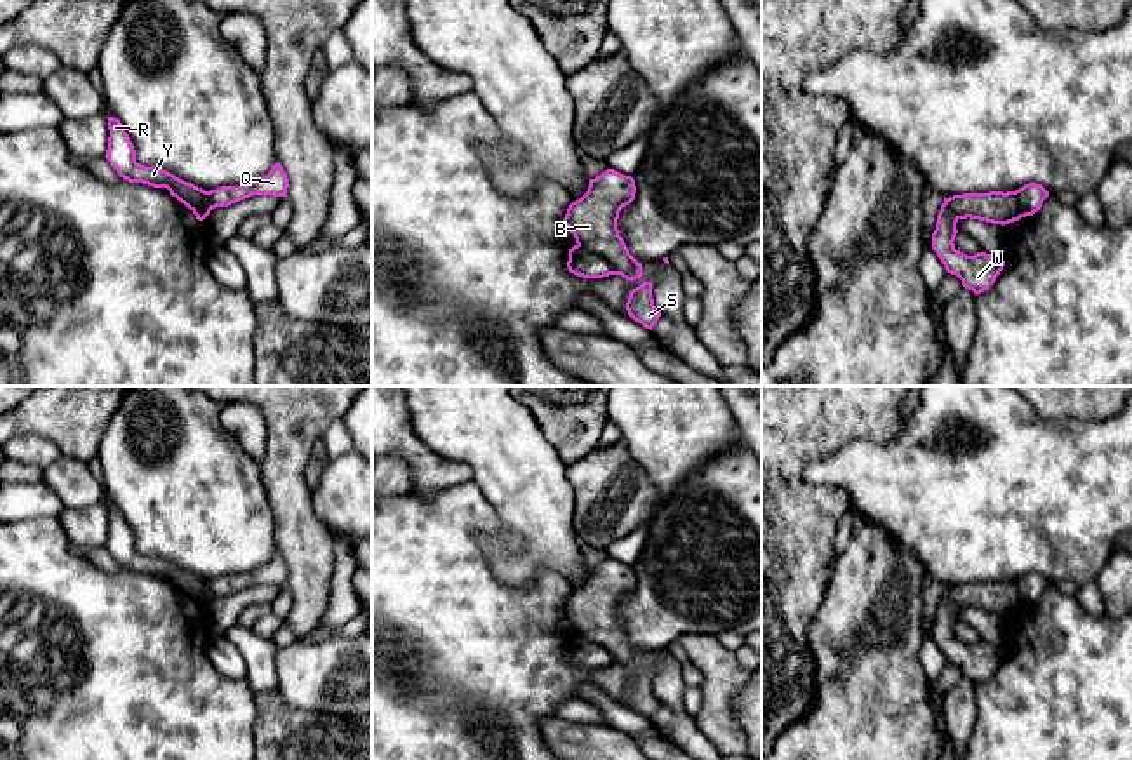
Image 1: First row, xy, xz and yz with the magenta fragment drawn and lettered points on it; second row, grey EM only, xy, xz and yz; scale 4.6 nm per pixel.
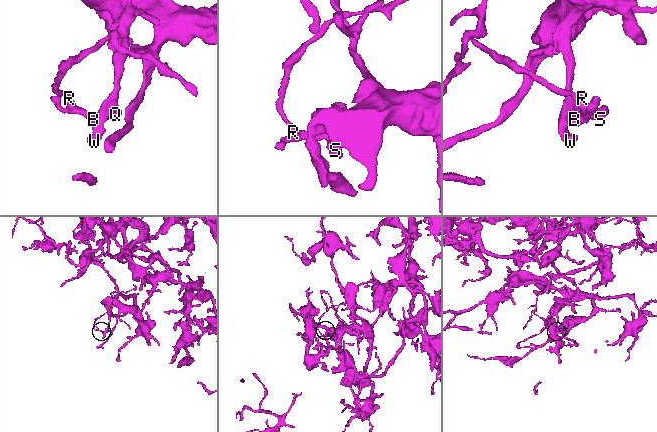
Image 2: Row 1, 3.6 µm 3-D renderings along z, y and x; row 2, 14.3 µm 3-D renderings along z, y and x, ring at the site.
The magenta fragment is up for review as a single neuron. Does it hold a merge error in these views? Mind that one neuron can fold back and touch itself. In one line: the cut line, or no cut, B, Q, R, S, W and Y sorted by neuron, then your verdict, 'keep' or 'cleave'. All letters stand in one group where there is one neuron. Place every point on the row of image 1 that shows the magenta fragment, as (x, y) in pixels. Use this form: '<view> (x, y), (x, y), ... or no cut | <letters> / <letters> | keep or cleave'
xz (578, 244), (600, 254), (614, 273) | B Q S W / R Y | cleave

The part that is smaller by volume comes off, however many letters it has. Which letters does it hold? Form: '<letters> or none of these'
R, Y

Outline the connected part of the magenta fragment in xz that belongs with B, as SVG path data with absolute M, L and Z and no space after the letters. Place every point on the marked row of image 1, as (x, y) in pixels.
M607 169L589 179L588 191L569 205L563 217L577 245L607 259L614 275L631 282L642 278L642 263L629 254L619 235L617 219L621 209L635 200L635 193L631 176Z

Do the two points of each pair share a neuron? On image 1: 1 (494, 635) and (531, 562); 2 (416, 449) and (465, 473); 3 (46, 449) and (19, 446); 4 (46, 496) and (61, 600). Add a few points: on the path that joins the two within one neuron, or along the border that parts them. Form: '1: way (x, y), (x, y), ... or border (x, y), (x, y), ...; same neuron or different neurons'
1: border (487, 560), (512, 586), (557, 573); different neurons
2: way (428, 461), (440, 473), (452, 473); same neuron
3: way (39, 449), (26, 449); same neuron
4: border (56, 517), (32, 517), (18, 522); different neurons

